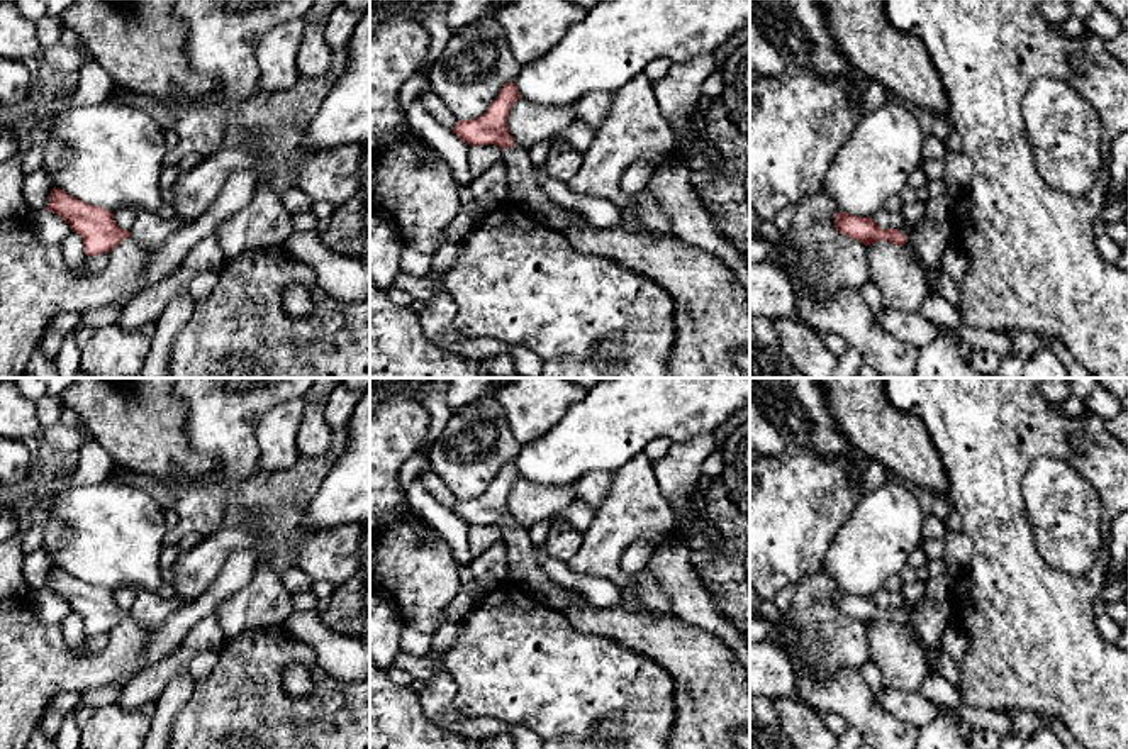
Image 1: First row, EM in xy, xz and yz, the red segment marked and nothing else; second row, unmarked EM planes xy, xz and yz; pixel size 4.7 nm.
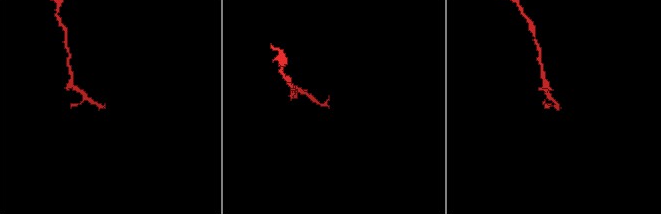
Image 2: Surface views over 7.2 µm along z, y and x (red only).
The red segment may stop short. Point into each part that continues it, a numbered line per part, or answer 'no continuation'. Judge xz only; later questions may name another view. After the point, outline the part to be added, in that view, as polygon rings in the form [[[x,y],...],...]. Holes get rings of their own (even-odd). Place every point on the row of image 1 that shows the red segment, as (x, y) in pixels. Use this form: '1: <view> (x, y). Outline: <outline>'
1: xz (524, 190). Outline: [[[514,146],[504,151],[502,161],[507,168],[507,203],[528,212],[541,227],[565,234],[575,220],[585,220],[573,208],[556,205],[541,188],[529,153]]]

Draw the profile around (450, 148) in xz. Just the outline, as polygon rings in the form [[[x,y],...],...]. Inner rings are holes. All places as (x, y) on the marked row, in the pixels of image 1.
[[[419,100],[412,102],[404,115],[412,134],[438,153],[453,178],[460,185],[468,185],[473,180],[468,169],[468,144],[438,124]]]

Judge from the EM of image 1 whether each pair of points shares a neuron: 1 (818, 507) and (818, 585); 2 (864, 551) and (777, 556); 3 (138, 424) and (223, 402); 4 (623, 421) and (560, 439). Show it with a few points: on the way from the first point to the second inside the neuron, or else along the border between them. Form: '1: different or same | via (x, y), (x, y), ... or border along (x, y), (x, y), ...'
1: different | border along (820, 561), (794, 583)
2: different | border along (847, 519), (820, 561)
3: different | border along (173, 395), (185, 409), (185, 438), (201, 449)
4: same | via (608, 427), (587, 439), (575, 439)

